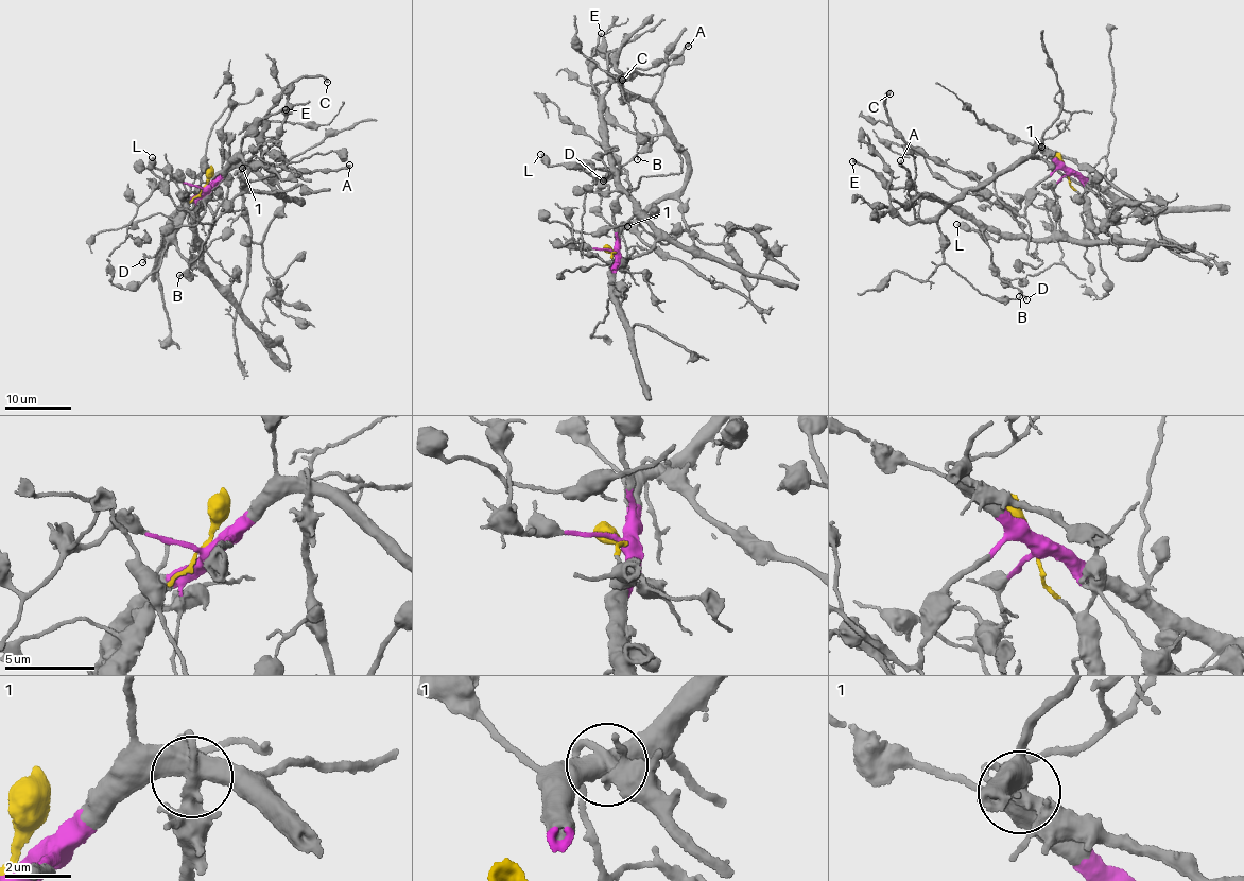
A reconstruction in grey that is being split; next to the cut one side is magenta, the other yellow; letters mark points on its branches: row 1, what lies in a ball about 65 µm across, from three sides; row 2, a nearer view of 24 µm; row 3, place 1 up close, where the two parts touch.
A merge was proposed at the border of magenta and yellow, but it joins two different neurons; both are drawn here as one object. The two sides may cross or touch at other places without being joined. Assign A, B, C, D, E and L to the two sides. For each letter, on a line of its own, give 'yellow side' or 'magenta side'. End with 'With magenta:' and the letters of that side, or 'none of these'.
A: yellow side
B: magenta side
C: magenta side
D: yellow side
E: yellow side
L: yellow side
With magenta: B, C

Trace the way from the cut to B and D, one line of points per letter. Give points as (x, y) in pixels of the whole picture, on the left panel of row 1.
B: (204, 187), (223, 171), (245, 167), (275, 190), (300, 202), (247, 188), (213, 221), (194, 260), (179, 274)
D: (204, 186), (175, 234), (185, 261), (204, 261), (195, 230), (204, 203), (195, 224), (173, 227), (141, 262)

